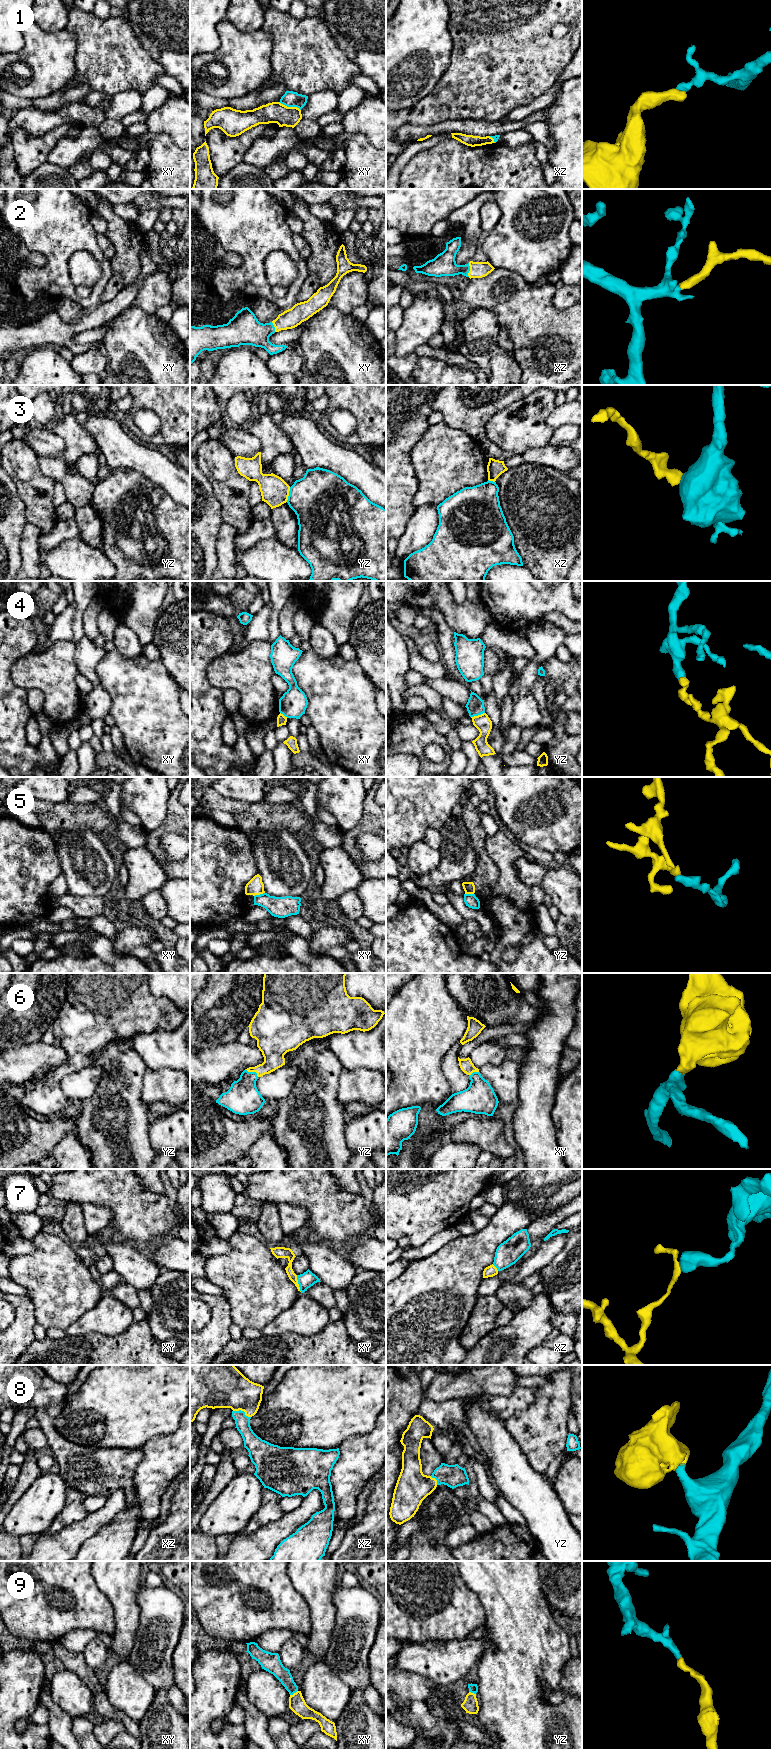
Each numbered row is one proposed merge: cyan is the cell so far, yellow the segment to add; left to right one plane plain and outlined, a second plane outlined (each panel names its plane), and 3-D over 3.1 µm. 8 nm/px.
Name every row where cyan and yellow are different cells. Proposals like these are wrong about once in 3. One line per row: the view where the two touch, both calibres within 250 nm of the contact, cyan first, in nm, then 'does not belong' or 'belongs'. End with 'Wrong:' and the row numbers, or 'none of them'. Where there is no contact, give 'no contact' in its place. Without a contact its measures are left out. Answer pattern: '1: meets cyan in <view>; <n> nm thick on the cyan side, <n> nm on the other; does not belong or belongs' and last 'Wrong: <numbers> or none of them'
1: meets cyan in xy; 130 nm thick on the cyan side, 170 nm on the other; does not belong
2: meets cyan in xz; 190 nm thick on the cyan side, 130 nm on the other; belongs
3: meets cyan in yz; 440 nm thick on the cyan side, 220 nm on the other; does not belong
4: meets cyan in yz; 140 nm thick on the cyan side, 130 nm on the other; does not belong
5: meets cyan in xy; 170 nm thick on the cyan side, 140 nm on the other; does not belong
6: meets cyan in yz; 260 nm thick on the cyan side, 200 nm on the other; belongs
7: meets cyan in xy; 120 nm thick on the cyan side, 70 nm on the other; does not belong
8: meets cyan in xz; 120 nm thick on the cyan side, 360 nm on the other; belongs
9: meets cyan in xy; 120 nm thick on the cyan side, 140 nm on the other; belongs
Wrong: 1, 3, 4, 5, 7

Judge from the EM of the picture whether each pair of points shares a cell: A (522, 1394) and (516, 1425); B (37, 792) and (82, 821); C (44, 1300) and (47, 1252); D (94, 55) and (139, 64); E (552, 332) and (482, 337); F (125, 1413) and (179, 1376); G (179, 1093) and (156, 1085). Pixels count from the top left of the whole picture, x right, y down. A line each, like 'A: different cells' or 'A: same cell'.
A: different cells
B: different cells
C: same cell
D: same cell
E: different cells
F: same cell
G: same cell

